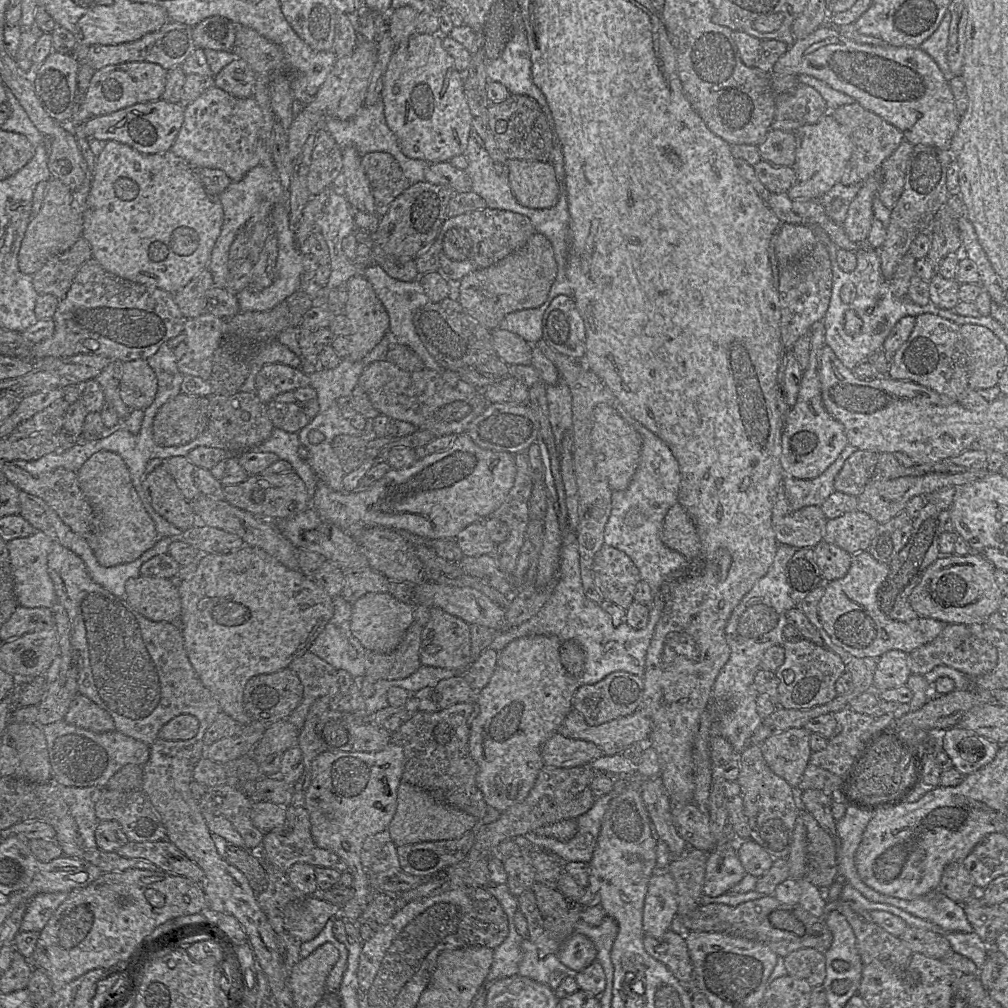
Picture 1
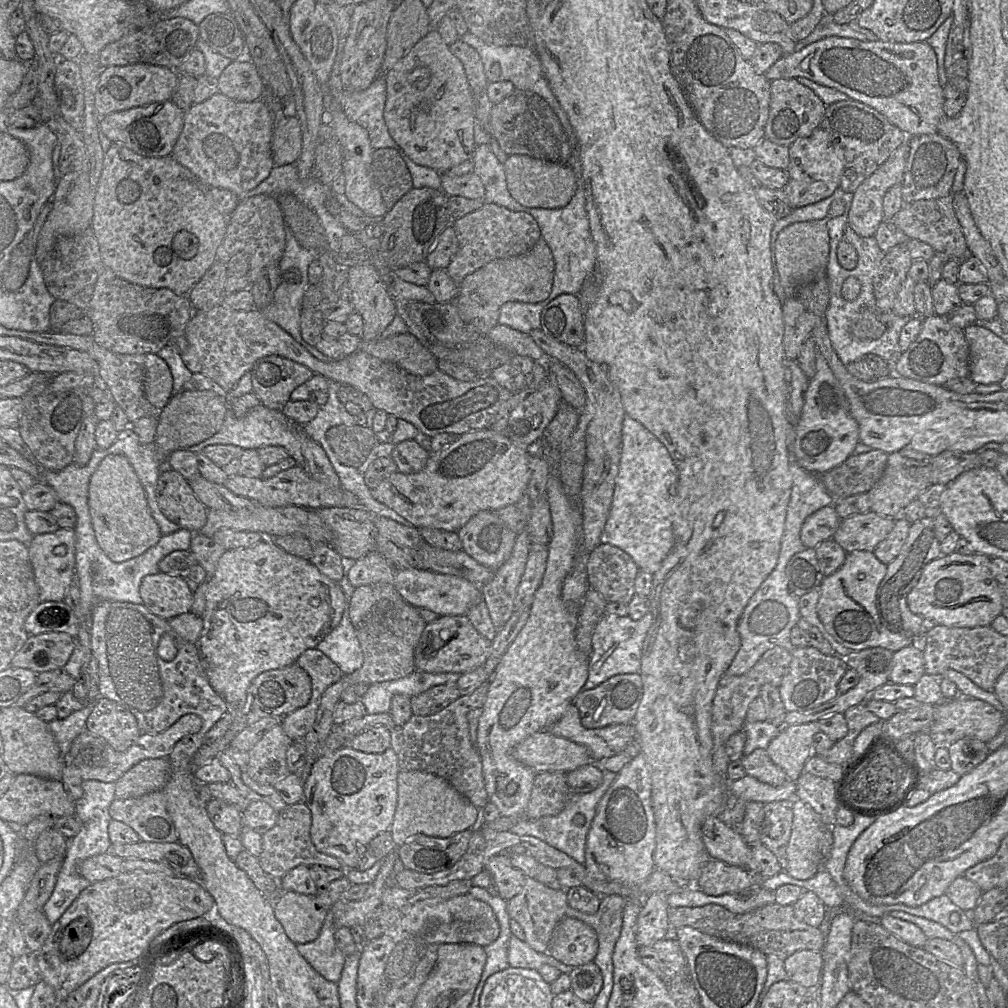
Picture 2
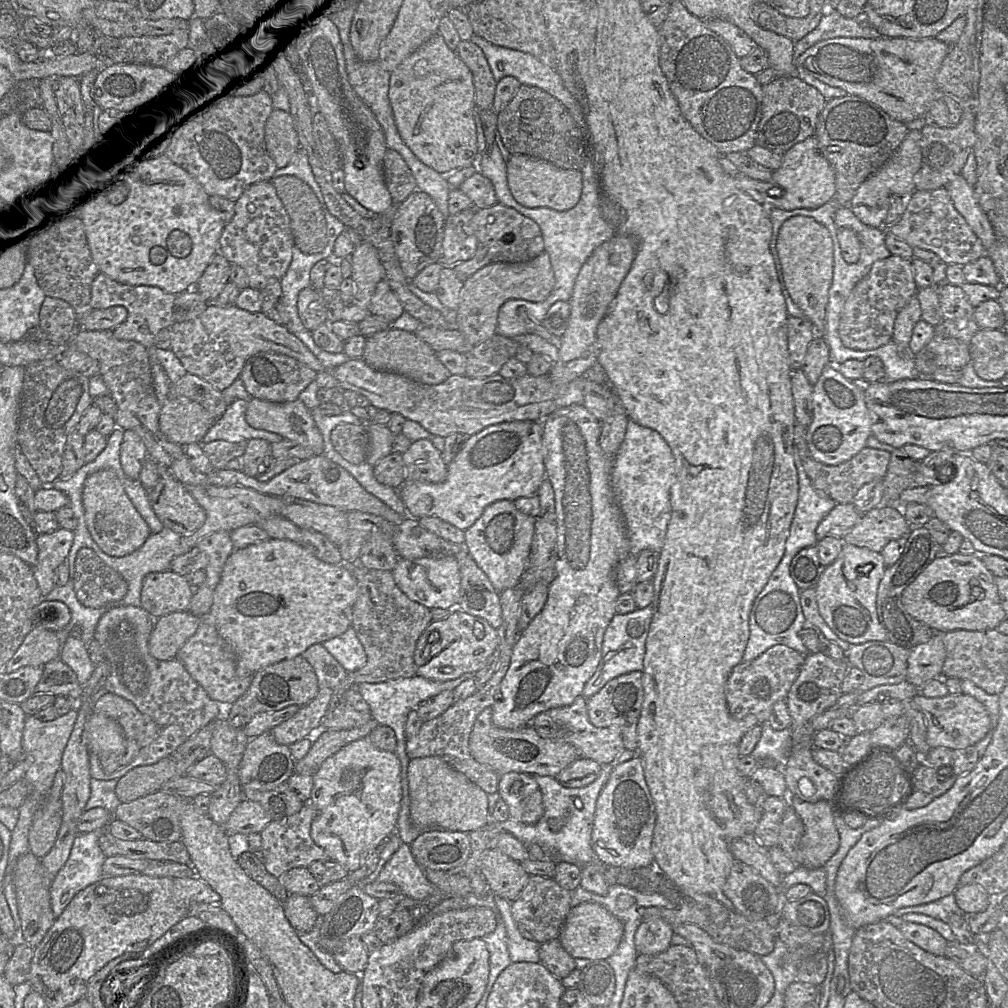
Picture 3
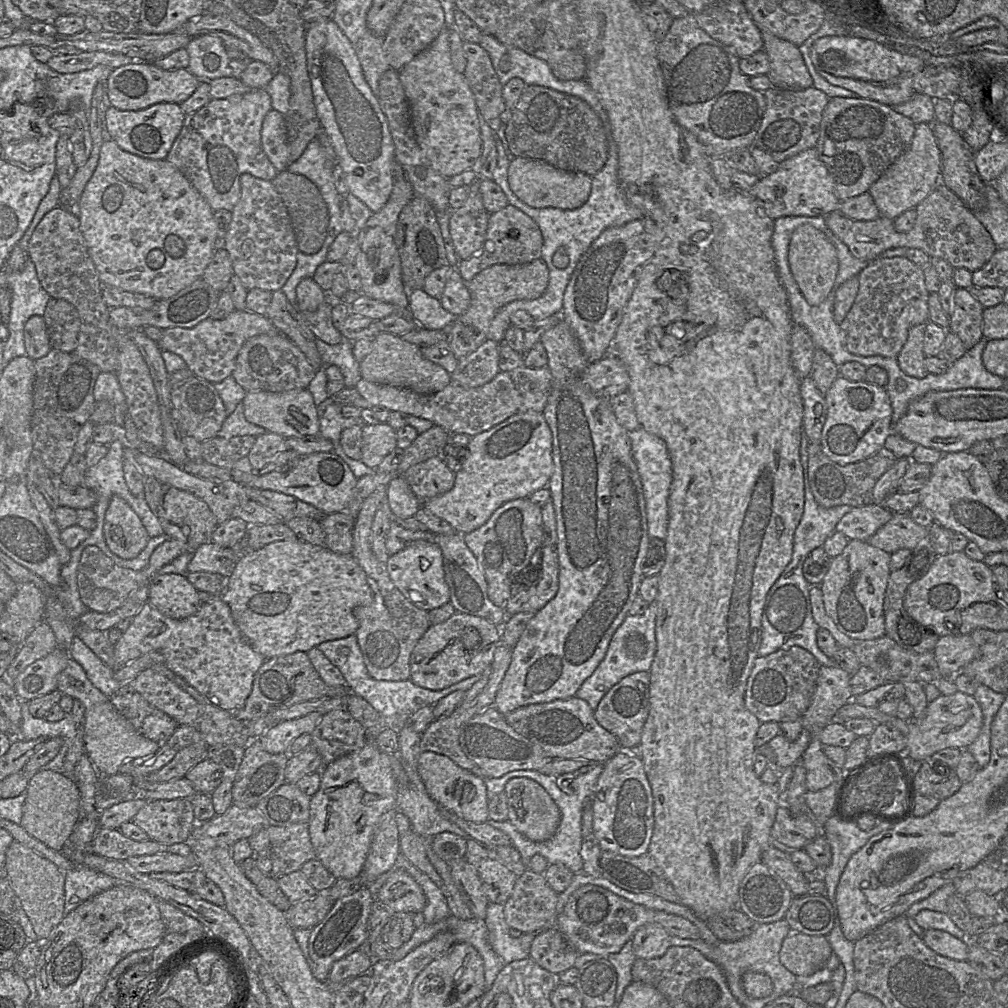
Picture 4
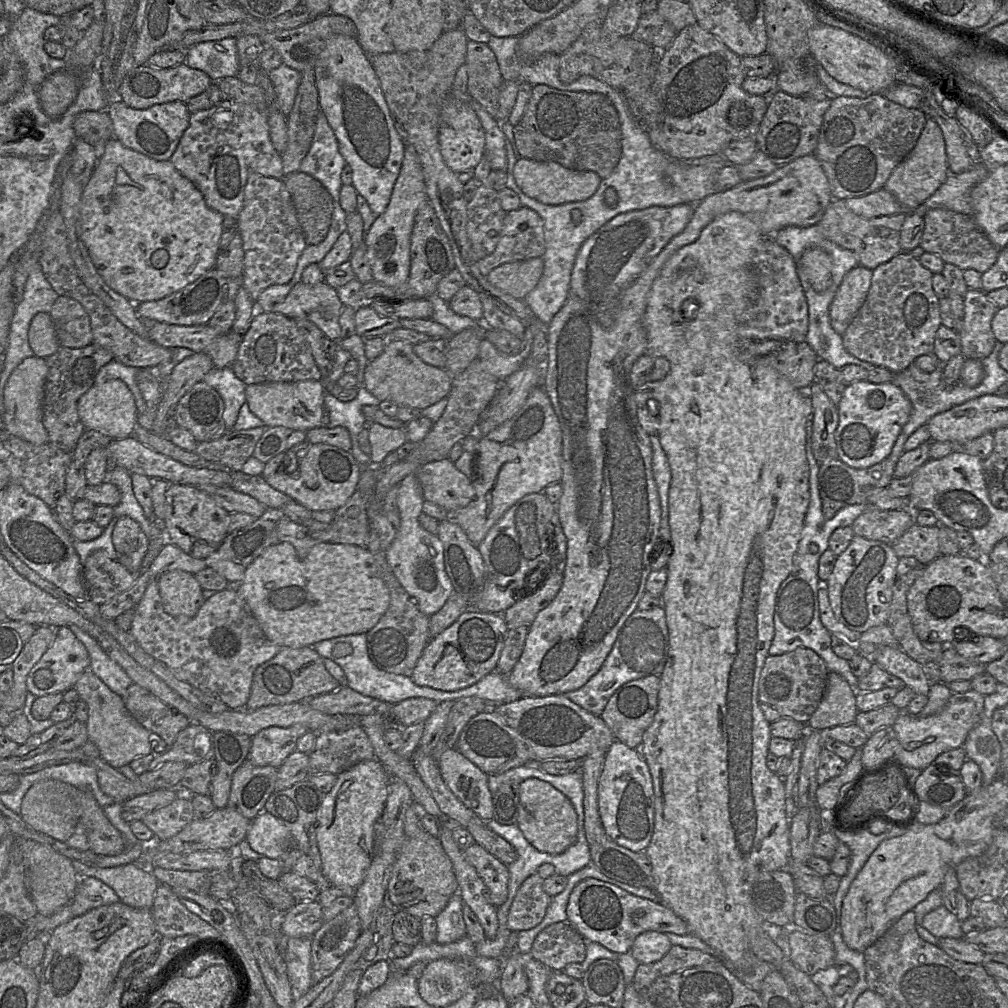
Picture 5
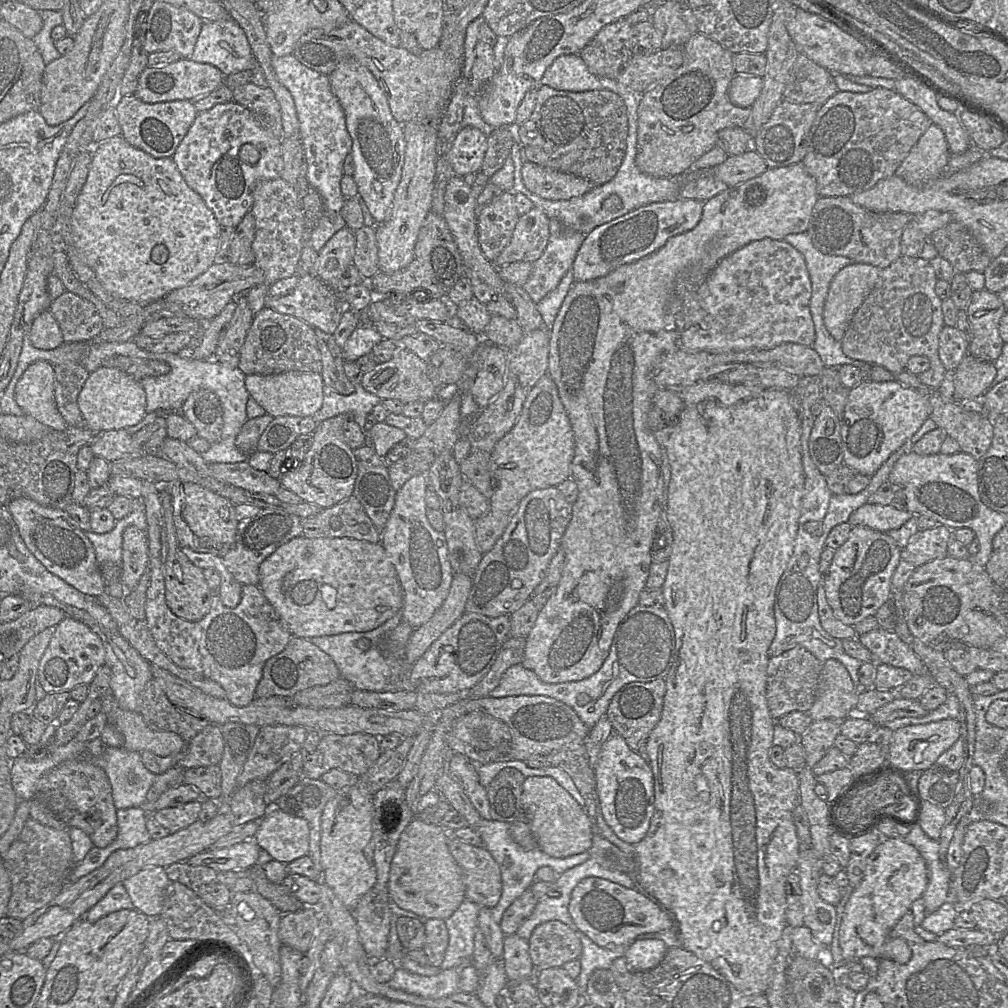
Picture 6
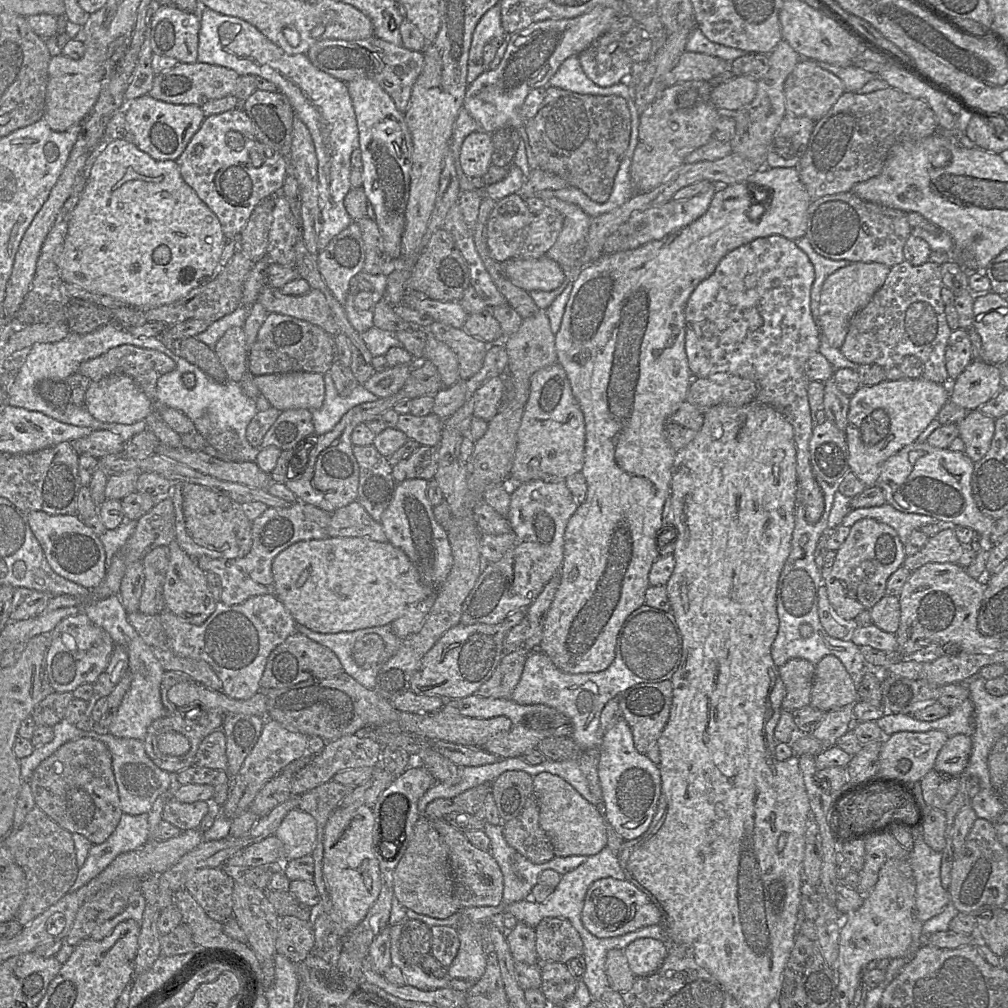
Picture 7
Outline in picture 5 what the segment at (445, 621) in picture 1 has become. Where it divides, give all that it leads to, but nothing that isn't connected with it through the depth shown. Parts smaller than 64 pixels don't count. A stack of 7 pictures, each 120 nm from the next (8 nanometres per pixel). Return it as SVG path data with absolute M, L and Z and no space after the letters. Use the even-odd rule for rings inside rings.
M465 611L457 620L425 646L411 680L418 686L442 691L467 688L496 670L508 632L501 614Z

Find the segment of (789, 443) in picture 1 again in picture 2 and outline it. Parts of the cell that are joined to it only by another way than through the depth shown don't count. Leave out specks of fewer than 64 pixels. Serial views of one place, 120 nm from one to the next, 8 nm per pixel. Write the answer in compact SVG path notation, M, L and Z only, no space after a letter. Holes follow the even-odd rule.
M820 352L816 354L816 371L805 393L803 410L794 428L792 461L811 474L822 474L844 462L859 443L859 425L852 417L845 393Z

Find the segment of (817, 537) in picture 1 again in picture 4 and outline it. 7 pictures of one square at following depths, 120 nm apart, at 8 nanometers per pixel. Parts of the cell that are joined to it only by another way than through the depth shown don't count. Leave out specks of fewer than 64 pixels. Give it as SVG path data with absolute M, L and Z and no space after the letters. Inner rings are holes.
M869 504L853 507L836 525L849 540L867 541L880 527L893 516L893 512L882 504Z

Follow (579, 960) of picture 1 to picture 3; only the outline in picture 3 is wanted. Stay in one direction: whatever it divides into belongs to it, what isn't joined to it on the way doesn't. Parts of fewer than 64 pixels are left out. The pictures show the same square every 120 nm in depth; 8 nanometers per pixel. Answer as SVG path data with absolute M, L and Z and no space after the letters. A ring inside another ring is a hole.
M585 902L569 910L557 939L574 959L607 960L618 948L623 934L624 926L616 916L599 903Z

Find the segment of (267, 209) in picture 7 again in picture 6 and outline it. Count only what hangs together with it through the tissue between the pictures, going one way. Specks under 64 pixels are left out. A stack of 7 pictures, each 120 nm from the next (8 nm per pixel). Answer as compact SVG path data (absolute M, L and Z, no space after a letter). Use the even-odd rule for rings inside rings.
M249 211L235 227L225 260L239 266L252 265L255 260L252 250L254 238L255 218Z

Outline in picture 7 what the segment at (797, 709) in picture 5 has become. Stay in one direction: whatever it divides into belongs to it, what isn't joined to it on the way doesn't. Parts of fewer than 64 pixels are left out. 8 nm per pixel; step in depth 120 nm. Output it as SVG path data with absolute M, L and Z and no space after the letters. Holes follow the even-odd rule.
M793 658L778 668L779 676L786 689L781 704L783 711L793 712L810 705L815 666L805 659Z

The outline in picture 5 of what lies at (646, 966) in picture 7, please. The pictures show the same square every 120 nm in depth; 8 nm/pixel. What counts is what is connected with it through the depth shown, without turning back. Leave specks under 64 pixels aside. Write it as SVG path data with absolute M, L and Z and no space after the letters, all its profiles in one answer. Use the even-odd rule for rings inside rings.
M646 931L635 938L630 951L639 964L650 964L662 959L671 946L665 933Z

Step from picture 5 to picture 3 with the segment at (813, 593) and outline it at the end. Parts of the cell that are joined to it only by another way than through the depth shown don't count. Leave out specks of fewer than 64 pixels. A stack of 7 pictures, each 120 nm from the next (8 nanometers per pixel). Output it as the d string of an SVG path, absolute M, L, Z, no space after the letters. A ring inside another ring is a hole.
M789 542L785 544L783 557L762 591L756 597L749 616L750 636L745 648L742 662L751 661L759 657L767 649L774 645L782 644L788 646L804 656L809 650L802 642L799 632L806 627L807 622L803 614L800 603L800 589L794 582L790 574L790 557L793 548Z

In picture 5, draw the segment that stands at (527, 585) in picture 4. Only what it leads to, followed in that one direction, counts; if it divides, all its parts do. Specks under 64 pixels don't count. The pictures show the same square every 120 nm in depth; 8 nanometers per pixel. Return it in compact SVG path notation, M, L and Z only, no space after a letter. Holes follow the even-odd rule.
M563 565L549 567L549 573L541 582L540 586L525 595L506 609L502 615L507 623L508 629L520 626L530 627L537 614L544 609L556 597L563 583Z

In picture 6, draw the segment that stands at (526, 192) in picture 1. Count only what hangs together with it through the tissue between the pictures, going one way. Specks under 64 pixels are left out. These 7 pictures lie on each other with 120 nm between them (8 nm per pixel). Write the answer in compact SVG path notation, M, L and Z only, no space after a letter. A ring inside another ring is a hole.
M530 161L523 163L522 179L529 191L547 200L567 200L581 196L596 187L582 177Z

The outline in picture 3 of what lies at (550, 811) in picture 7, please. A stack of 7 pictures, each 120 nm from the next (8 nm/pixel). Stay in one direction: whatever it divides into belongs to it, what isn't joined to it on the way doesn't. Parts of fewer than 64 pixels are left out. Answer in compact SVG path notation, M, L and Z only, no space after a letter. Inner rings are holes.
M513 771L500 775L498 794L508 807L510 819L535 824L544 814L542 792L533 775Z

